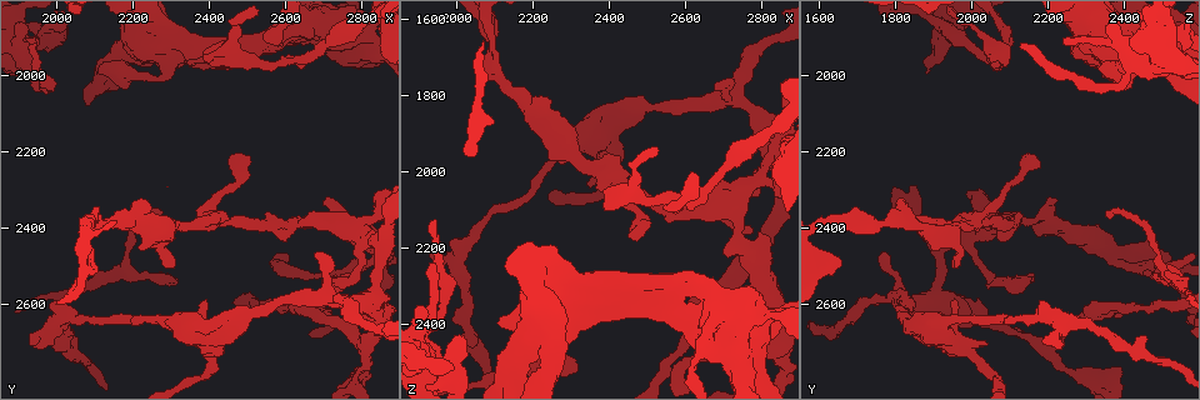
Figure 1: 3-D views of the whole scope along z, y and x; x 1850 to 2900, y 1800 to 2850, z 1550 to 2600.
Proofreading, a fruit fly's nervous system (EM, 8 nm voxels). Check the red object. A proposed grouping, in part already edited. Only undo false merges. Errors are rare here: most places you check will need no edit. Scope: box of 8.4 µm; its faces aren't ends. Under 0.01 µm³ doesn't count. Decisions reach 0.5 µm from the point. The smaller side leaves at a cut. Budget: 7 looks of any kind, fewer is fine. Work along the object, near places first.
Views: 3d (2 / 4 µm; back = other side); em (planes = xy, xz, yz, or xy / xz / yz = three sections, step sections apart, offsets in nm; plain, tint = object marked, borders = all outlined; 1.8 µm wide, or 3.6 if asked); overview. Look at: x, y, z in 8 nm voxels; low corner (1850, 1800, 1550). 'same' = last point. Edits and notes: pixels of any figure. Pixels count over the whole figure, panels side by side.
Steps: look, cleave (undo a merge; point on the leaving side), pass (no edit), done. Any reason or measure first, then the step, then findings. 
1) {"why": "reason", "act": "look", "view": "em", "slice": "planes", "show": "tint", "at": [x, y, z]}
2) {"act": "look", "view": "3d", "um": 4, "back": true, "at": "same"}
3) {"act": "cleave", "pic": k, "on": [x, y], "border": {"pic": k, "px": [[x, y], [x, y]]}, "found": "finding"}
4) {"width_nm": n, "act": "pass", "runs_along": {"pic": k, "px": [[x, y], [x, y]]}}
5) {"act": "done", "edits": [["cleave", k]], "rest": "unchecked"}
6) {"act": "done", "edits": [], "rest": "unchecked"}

{"why": "sharp bend", "act": "look", "view": "3d", "um": 4, "at": [2775, 2380, 2230]}

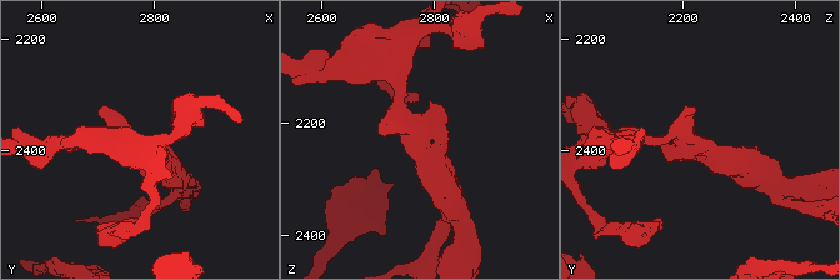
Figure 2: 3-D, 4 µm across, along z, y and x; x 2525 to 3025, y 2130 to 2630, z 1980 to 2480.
{"why": "need the tissue", "act": "look", "view": "em", "slice": "planes", "show": "tint", "at": [2770, 2390, 2220]}

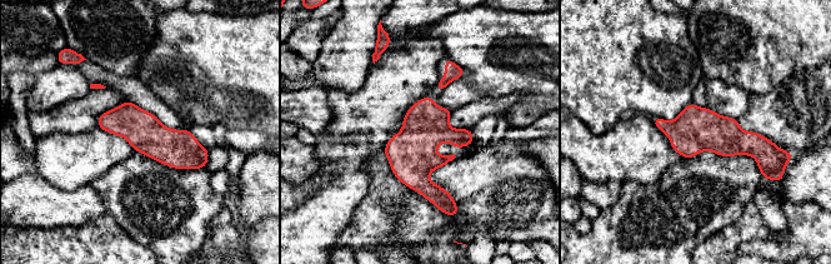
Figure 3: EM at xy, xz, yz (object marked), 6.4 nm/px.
{"width_nm": 240, "act": "pass", "runs_along": {"pic": 3, "px": [[656, 120], [774, 148]]}, "found": "continuous, no second cell"}

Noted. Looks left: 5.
{"why": "abrupt turn", "act": "look", "view": "3d", "um": 4, "at": [2820, 2435, 1975]}

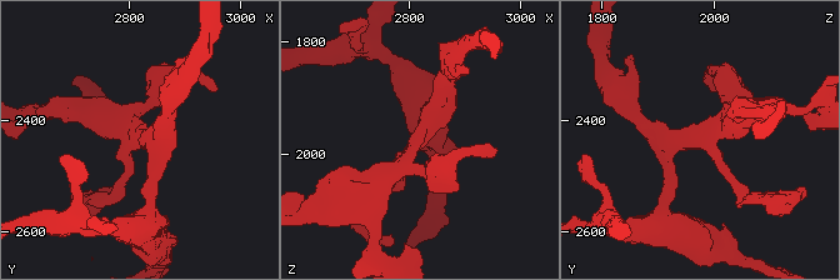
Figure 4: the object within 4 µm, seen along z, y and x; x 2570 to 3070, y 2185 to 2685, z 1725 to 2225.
{"arms": 4, "act": "look", "view": "em", "slice": "xz", "step": 8, "show": "tint", "at": [2815, 2435, 1975]}

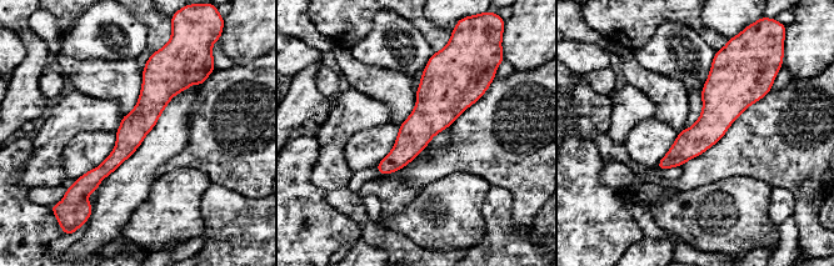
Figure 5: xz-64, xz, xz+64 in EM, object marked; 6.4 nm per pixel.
{"act": "pass", "found": "one cell here"}

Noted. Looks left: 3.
{"why": "calibre changes", "act": "look", "view": "em", "um": 3.6, "slice": "planes", "show": "tint", "at": [2630, 1870, 2295]}

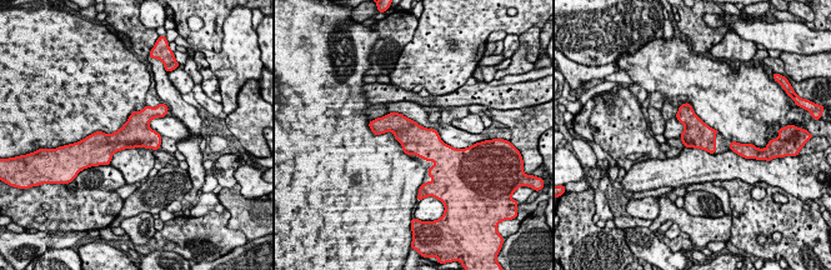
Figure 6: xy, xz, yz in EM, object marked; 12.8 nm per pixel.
{"act": "pass", "found": "continuous, no second cell"}

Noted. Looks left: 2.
{"act": "done", "edits": [], "rest": "unchecked"}

